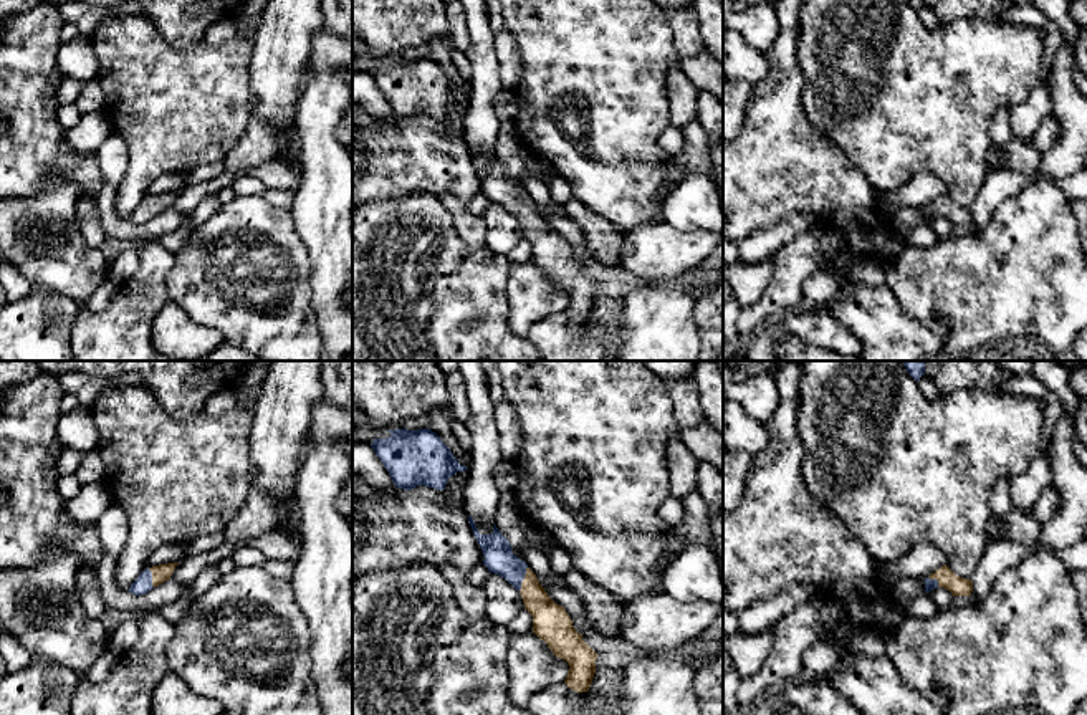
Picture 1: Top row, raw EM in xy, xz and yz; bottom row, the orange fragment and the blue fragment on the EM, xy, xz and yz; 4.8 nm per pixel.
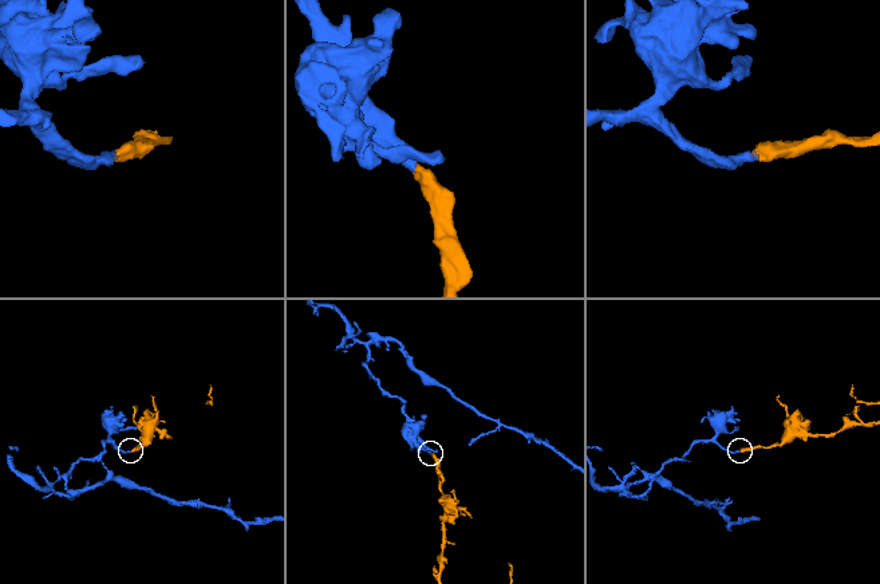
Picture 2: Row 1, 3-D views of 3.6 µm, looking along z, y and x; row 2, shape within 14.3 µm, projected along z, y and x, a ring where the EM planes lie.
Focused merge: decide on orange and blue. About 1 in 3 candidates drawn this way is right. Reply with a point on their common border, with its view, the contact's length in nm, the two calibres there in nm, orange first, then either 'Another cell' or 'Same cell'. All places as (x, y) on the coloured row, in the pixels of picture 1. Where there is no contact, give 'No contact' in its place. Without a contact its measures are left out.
Touches orange at xz (525, 578). Shared border 130 nm. Thickness 180 nm (orange) against 140 nm. Same cell

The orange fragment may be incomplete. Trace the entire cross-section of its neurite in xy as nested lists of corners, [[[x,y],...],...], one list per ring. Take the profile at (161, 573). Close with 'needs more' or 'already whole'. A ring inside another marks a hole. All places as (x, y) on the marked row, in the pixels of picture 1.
[[[167,563],[144,569],[139,578],[131,584],[129,593],[141,596],[149,593],[152,588],[170,579],[179,563]]]; needs more

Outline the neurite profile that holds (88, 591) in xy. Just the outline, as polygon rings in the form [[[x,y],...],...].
[[[81,569],[76,578],[76,594],[86,612],[93,619],[99,619],[106,612],[101,596],[96,569]]]

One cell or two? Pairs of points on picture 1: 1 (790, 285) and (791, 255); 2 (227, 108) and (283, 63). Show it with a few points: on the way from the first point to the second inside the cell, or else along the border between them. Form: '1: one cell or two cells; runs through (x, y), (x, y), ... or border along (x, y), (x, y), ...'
1: one cell; runs through (790, 278), (791, 262)
2: two cells; border along (252, 48), (250, 91), (255, 100), (253, 116)

